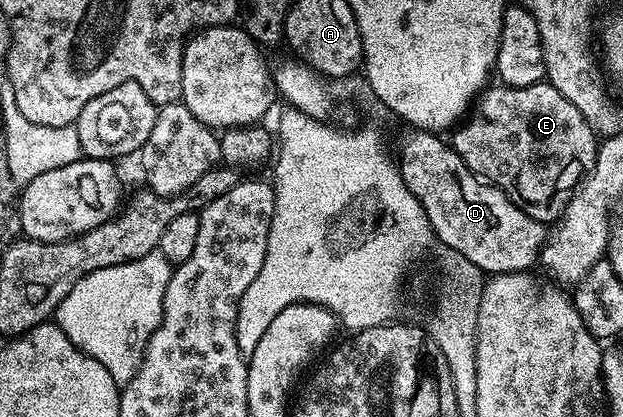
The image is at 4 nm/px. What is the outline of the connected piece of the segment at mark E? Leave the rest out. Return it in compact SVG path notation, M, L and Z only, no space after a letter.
M496 83L477 96L470 112L451 130L450 144L470 171L490 185L495 185L530 219L552 223L568 205L584 174L594 167L598 148L597 130L584 118L582 111L554 86L539 83L512 87Z

